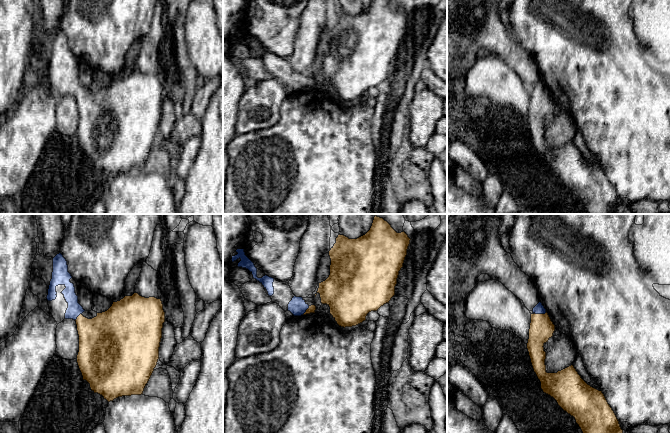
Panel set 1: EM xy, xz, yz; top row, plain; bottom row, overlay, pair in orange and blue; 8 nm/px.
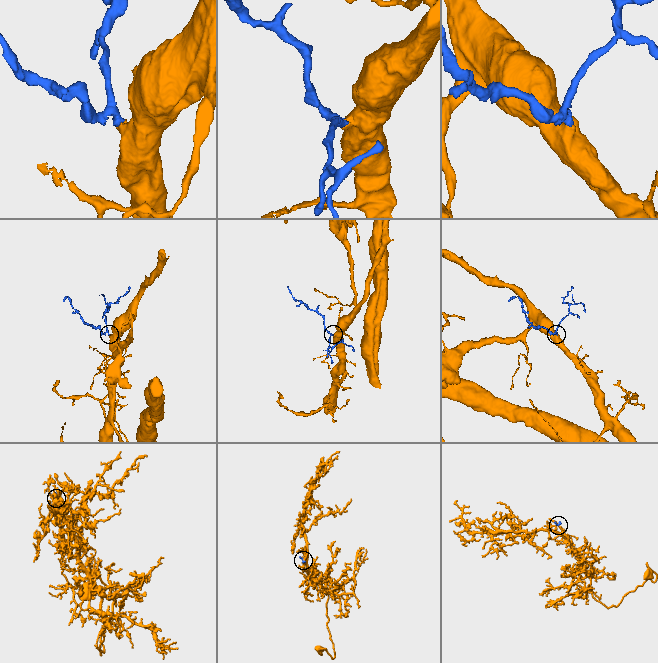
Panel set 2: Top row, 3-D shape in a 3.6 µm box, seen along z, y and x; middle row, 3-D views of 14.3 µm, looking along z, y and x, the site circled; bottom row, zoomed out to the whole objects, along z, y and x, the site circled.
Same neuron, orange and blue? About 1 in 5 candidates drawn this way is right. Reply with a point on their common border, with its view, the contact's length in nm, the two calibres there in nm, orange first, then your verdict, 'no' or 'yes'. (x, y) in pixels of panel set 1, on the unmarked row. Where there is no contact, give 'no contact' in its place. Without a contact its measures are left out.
yz (540, 90) | 100 nm | 190/80 nm | yes

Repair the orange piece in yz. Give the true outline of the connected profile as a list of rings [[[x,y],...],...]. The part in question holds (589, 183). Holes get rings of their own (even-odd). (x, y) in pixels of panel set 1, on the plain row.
[[[541,78],[532,87],[527,125],[534,148],[541,158],[543,168],[553,173],[564,187],[575,194],[584,214],[621,214],[623,206],[604,170],[602,167],[588,161],[573,141],[557,149],[546,148],[546,128],[543,122],[553,112],[555,101]]]

